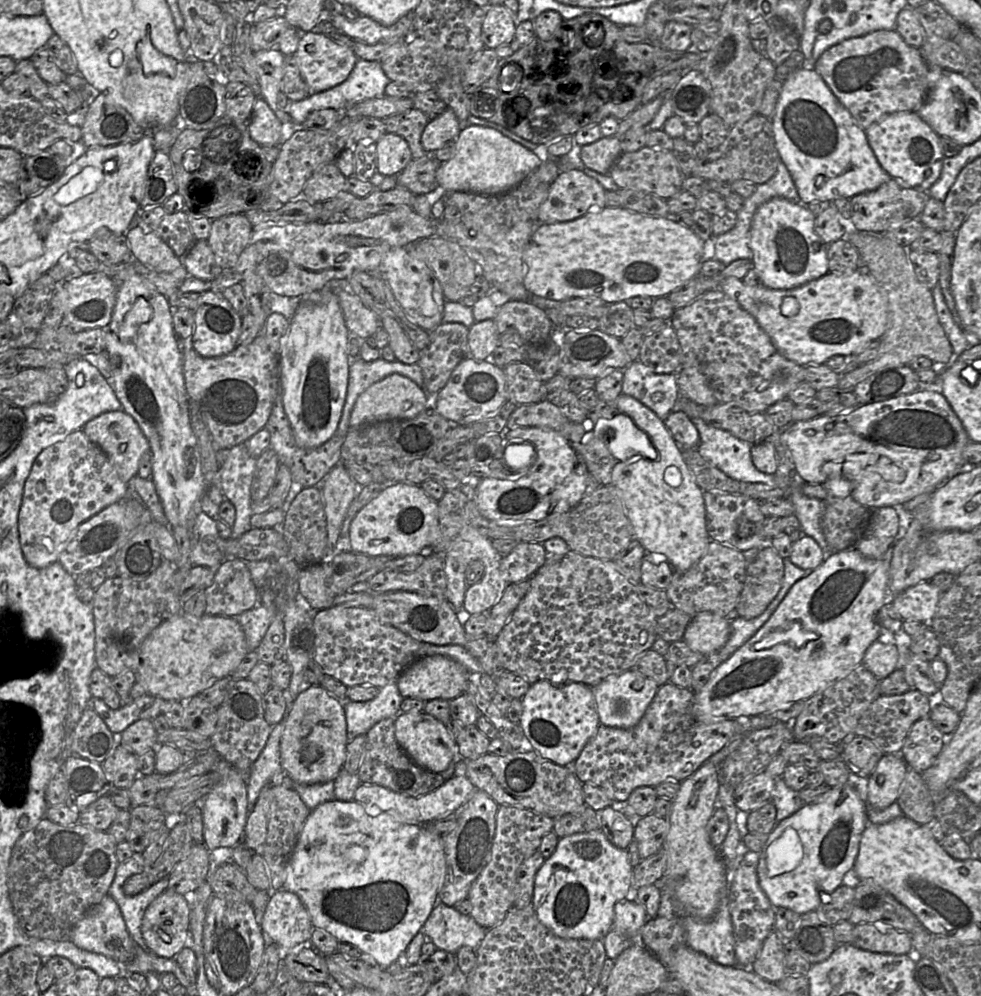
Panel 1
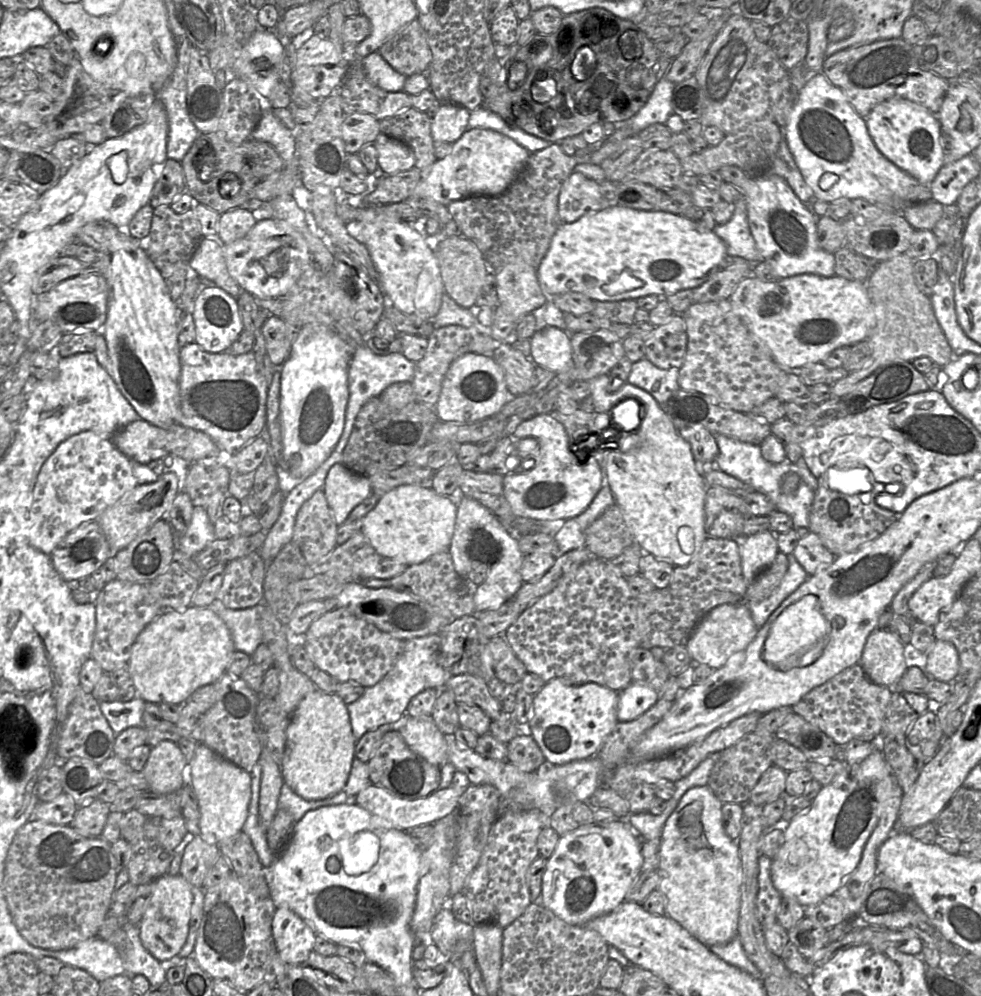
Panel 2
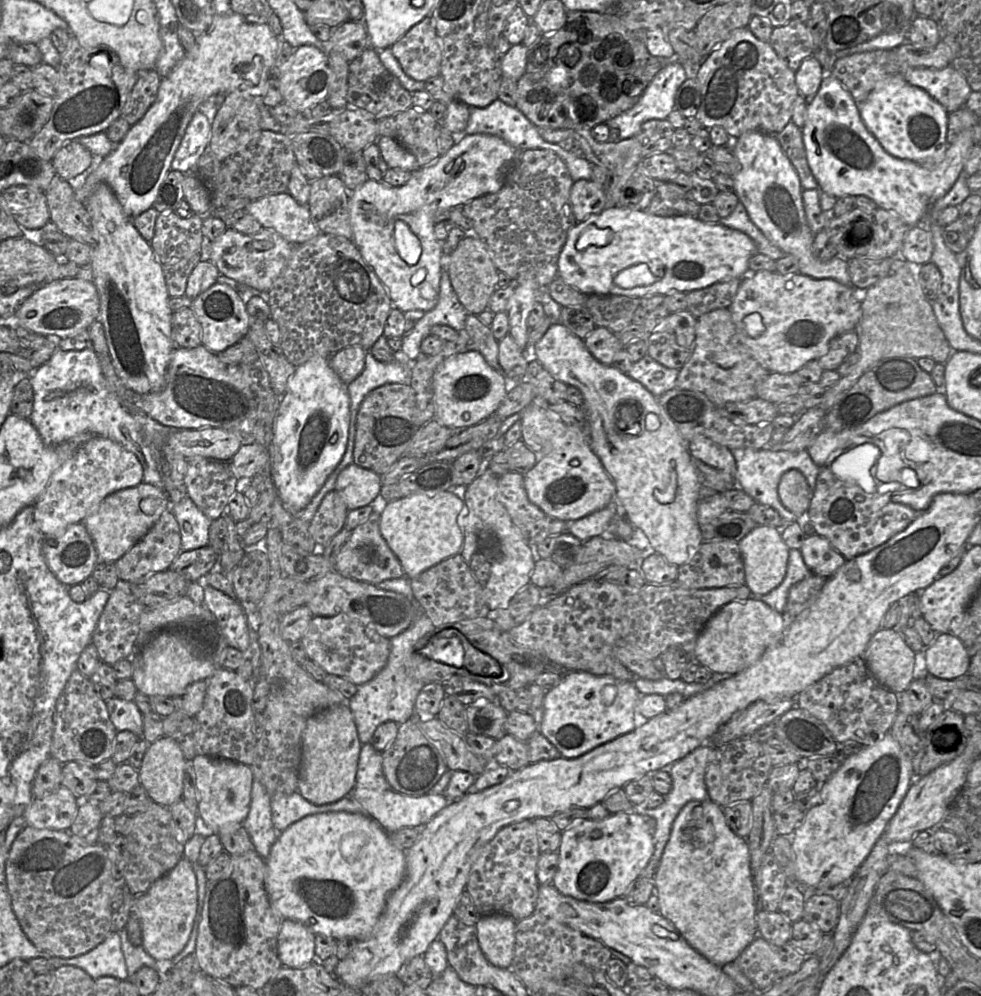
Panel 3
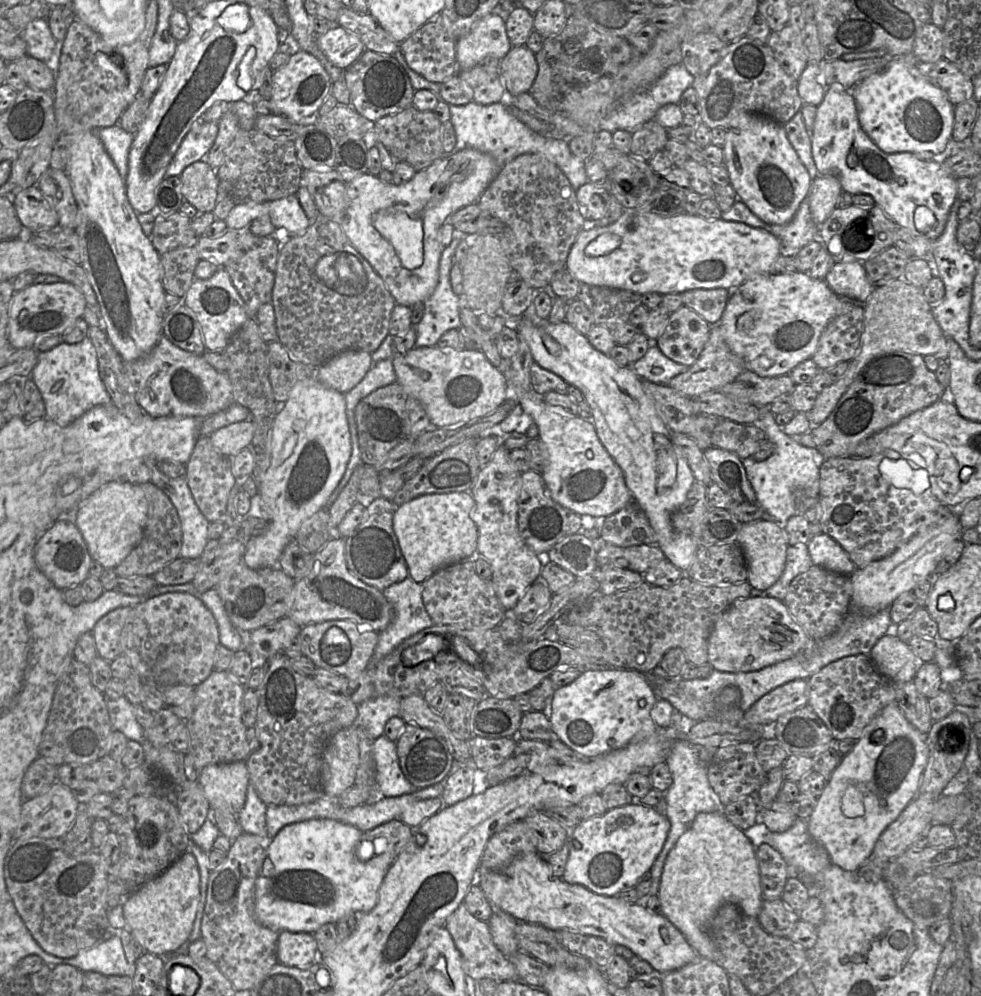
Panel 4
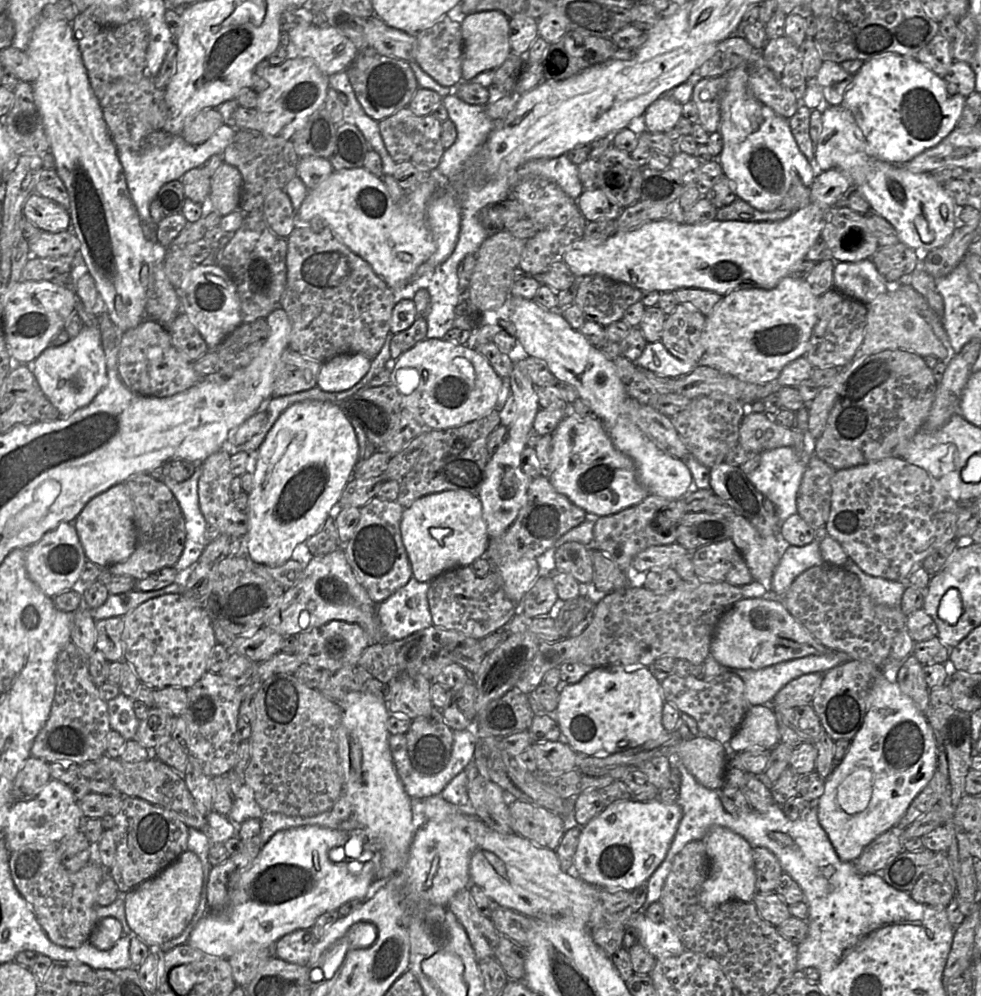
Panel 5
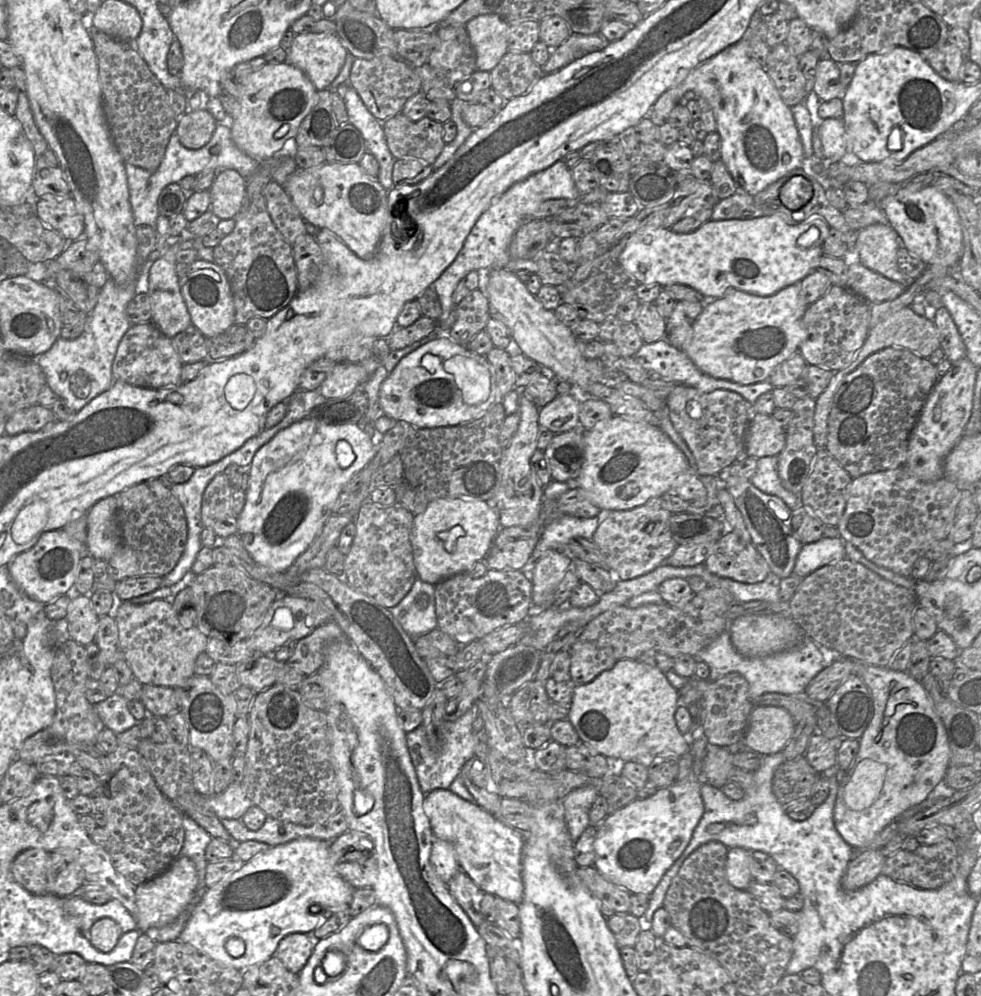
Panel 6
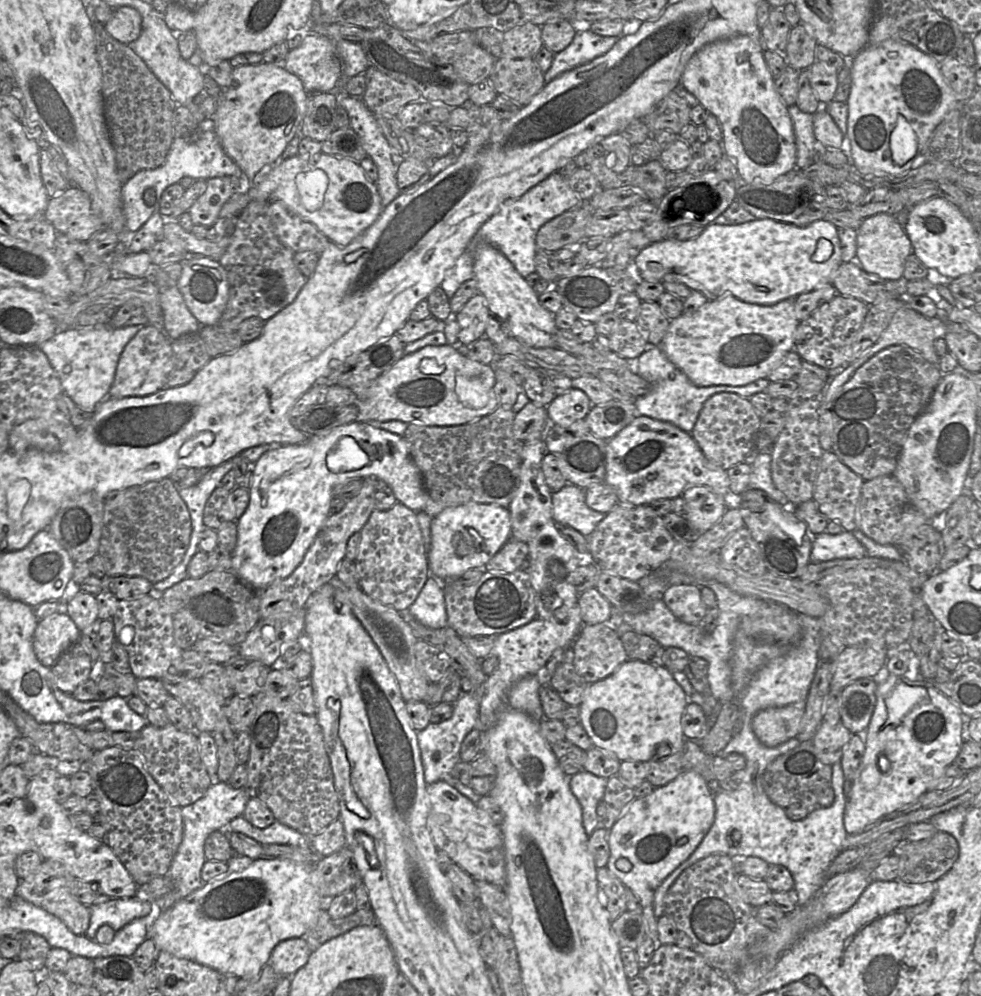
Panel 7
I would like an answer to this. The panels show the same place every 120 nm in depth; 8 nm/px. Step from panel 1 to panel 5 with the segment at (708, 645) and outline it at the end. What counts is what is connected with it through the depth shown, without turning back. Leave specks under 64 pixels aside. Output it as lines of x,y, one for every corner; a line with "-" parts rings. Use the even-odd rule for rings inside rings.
743,598
729,608
719,619
711,641
710,654
723,666
735,669
758,670
784,661
809,655
826,655
832,652
816,640
810,632
784,607
780,600

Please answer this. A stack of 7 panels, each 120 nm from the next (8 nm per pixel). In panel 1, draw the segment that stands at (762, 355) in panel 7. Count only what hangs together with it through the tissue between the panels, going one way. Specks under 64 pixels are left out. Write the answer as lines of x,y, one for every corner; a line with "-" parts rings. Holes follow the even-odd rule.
864,264
851,273
828,272
792,289
770,289
764,285
748,286
736,277
723,278
718,289
755,318
783,356
803,367
824,364
834,355
857,355
873,340
879,340
887,328
888,308
884,292
866,271

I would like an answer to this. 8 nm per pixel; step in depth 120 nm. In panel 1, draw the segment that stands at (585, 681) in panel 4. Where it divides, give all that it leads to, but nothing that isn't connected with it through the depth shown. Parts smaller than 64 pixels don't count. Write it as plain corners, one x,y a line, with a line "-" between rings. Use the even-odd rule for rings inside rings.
540,680
531,684
521,700
523,713
519,725
533,750
561,766
570,766
575,762
601,725
593,688
587,684
554,684

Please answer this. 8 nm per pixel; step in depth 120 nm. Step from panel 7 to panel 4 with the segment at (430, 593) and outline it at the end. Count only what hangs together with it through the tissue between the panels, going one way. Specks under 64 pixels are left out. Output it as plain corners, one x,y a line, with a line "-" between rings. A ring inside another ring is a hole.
409,576
402,582
387,587
382,593
394,609
394,618
389,626
379,633
379,640
370,664
376,664
390,654
400,643
434,625
428,615
422,600
423,586

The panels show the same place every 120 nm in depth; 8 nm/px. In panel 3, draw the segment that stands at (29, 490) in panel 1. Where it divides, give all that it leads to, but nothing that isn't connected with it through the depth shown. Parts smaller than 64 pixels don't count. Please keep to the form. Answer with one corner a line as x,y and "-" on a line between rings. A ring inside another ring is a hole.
100,436
91,437
51,474
33,505
35,522
44,537
82,521
109,495
143,482
143,468
135,454

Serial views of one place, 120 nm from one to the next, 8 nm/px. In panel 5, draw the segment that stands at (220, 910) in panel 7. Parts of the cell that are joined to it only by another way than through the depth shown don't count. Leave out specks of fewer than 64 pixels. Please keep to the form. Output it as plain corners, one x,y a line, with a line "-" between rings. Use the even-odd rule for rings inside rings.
304,825
299,827
294,827
290,829
280,830
276,832
270,840
261,848
258,856
252,862
252,864
242,873
240,876
234,890
232,891
229,902
226,908
219,913
208,912
196,925
192,931
188,944
194,948
197,948
207,954
215,955
218,957
229,958
234,953
241,951
242,949
248,948
250,944
258,944
264,948
273,948
275,943
284,935
299,929
311,929
314,925
316,919
325,912
336,911
343,904
350,900
361,899
365,900
372,891
372,883
374,878
374,864
372,860
369,860
364,864
361,872
357,875
349,871
348,865
350,862
348,860
358,860
358,859
348,859
345,861
332,862
328,858
328,852
332,848
337,848
344,846
344,844
351,838
349,836
351,831
343,831
336,828
324,828
318,825

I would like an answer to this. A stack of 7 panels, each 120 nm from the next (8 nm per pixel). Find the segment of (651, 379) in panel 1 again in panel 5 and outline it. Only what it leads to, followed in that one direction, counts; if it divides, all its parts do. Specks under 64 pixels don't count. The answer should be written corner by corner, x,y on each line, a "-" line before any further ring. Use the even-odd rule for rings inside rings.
661,341
647,343
642,354
635,361
635,365
669,378
690,374
699,366
698,363
687,363
674,357

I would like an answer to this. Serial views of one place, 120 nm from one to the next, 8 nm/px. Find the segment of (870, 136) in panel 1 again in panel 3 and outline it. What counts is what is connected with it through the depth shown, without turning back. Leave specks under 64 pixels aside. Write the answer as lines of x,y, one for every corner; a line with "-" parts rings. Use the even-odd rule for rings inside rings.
901,75
888,77
859,104
866,128
891,156
935,167
944,159
947,142
948,112
927,92
910,85

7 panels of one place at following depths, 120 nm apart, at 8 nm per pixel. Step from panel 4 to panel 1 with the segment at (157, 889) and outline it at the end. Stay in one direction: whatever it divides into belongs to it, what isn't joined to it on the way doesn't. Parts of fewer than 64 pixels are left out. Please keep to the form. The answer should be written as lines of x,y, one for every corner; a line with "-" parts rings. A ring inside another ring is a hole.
169,889
152,901
141,924
141,934
149,951
175,959
187,947
189,913
185,896

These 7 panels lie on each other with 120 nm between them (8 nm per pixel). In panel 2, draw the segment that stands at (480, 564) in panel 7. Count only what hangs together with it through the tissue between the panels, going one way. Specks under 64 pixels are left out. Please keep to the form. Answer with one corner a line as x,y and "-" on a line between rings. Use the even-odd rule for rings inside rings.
401,485
378,499
375,507
360,520
360,529
378,554
410,566
448,550
454,533
457,508
448,496
439,495
431,488

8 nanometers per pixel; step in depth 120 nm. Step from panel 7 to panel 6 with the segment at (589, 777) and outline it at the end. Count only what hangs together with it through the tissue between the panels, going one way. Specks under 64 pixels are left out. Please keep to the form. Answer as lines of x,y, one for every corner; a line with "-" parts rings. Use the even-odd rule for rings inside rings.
585,785
572,790
561,801
565,823
573,842
590,825
589,812
599,791
600,787

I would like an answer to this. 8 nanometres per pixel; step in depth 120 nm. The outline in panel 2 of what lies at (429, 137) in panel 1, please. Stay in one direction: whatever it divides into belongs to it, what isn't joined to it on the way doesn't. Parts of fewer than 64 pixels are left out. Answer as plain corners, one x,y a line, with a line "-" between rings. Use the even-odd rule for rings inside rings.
443,103
431,121
431,134
435,145
454,143
468,129
470,111
454,103

